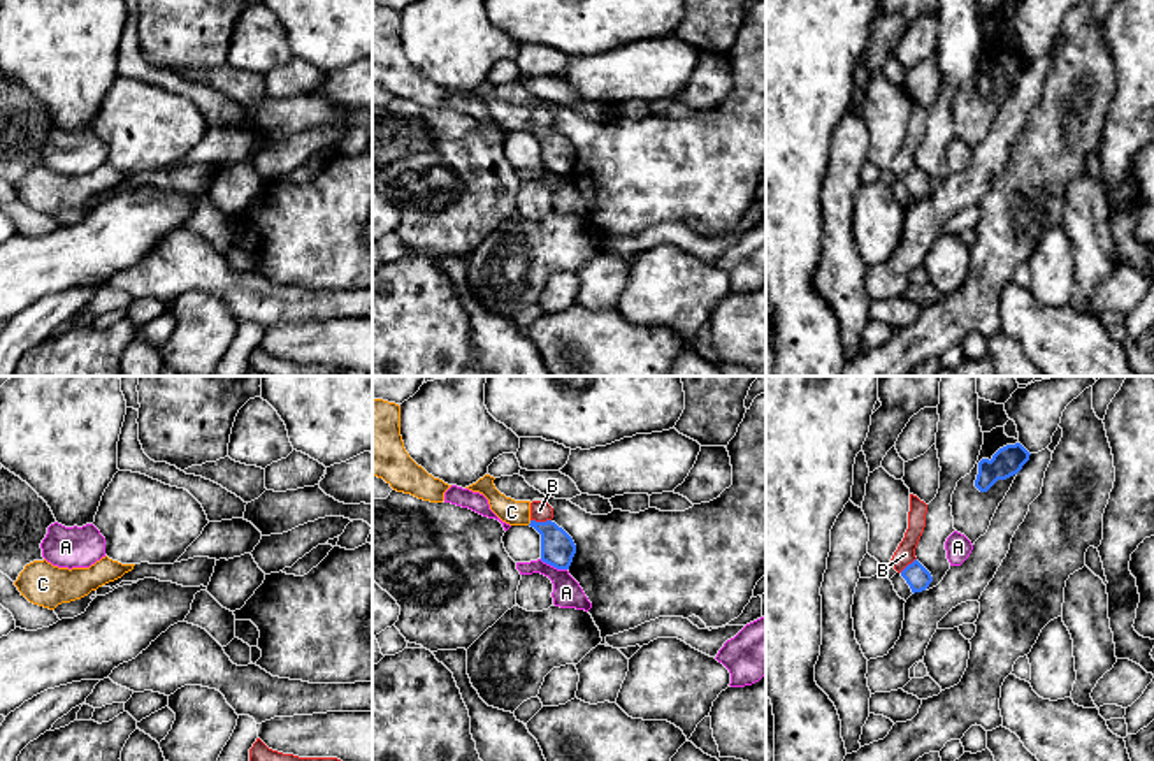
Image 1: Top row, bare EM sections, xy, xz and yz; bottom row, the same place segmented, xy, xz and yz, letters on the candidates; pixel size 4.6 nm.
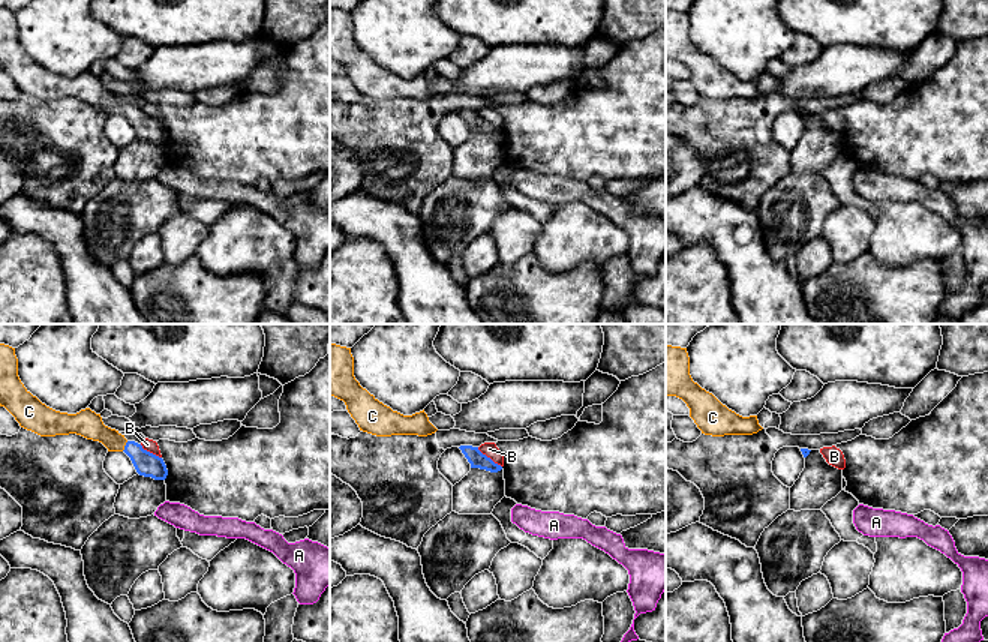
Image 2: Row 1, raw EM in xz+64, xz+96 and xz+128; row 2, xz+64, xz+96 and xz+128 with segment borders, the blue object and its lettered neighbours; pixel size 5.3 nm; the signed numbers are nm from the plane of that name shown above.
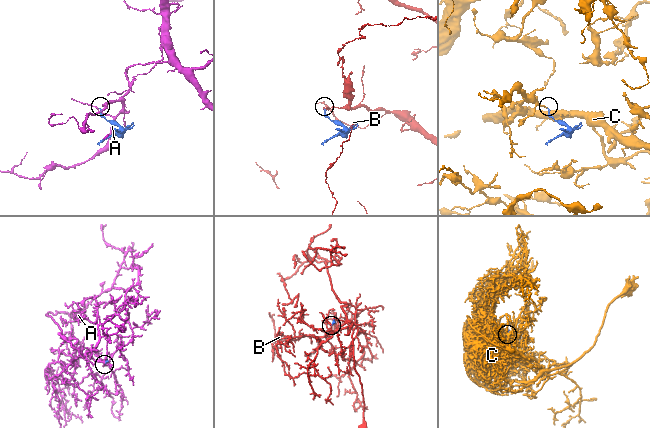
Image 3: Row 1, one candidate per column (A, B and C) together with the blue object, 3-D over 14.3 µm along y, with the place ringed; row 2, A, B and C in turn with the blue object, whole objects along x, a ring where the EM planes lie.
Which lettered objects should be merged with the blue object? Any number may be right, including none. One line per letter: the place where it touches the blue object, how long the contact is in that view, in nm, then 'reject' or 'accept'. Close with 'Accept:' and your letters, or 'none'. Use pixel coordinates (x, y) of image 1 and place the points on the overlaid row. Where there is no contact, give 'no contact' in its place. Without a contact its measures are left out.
A: contact xz (554, 566); length 140 nm; reject
B: contact xz (541, 522); length 100 nm; reject
C: contact xz (531, 522); length 30 nm; accept
Accept: C

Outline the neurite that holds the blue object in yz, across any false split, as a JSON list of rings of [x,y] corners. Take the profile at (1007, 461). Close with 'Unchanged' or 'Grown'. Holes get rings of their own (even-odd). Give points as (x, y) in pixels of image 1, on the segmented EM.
[[[1021,443],[999,448],[991,460],[982,459],[978,462],[975,487],[980,492],[987,492],[998,480],[1006,480],[1017,475],[1029,460],[1029,455],[1031,453]]]. Unchanged

